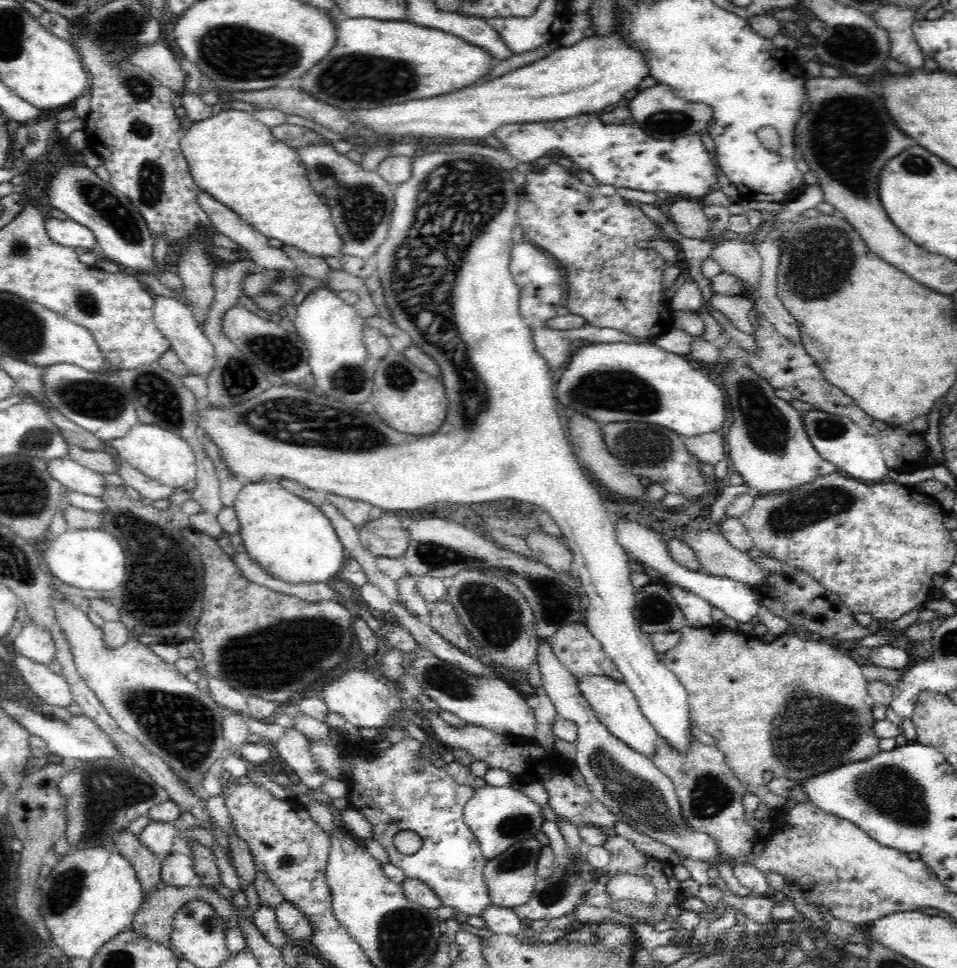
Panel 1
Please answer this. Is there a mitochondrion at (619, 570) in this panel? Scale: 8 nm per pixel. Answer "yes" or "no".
no

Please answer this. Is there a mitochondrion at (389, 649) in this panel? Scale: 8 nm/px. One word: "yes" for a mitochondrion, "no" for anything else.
no

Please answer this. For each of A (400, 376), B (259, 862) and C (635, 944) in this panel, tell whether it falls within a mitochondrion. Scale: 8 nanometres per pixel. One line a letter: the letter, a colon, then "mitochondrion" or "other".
A: mitochondrion
B: other
C: other

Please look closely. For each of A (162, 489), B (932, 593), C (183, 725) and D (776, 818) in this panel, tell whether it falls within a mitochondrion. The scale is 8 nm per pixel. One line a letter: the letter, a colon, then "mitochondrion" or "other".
A: other
B: other
C: mitochondrion
D: other

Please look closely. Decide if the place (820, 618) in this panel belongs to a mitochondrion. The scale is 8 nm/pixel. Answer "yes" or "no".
no

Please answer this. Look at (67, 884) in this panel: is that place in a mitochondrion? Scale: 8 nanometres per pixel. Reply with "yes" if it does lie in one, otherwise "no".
yes

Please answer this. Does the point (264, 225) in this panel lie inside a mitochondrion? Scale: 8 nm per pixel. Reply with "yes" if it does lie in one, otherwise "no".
no

